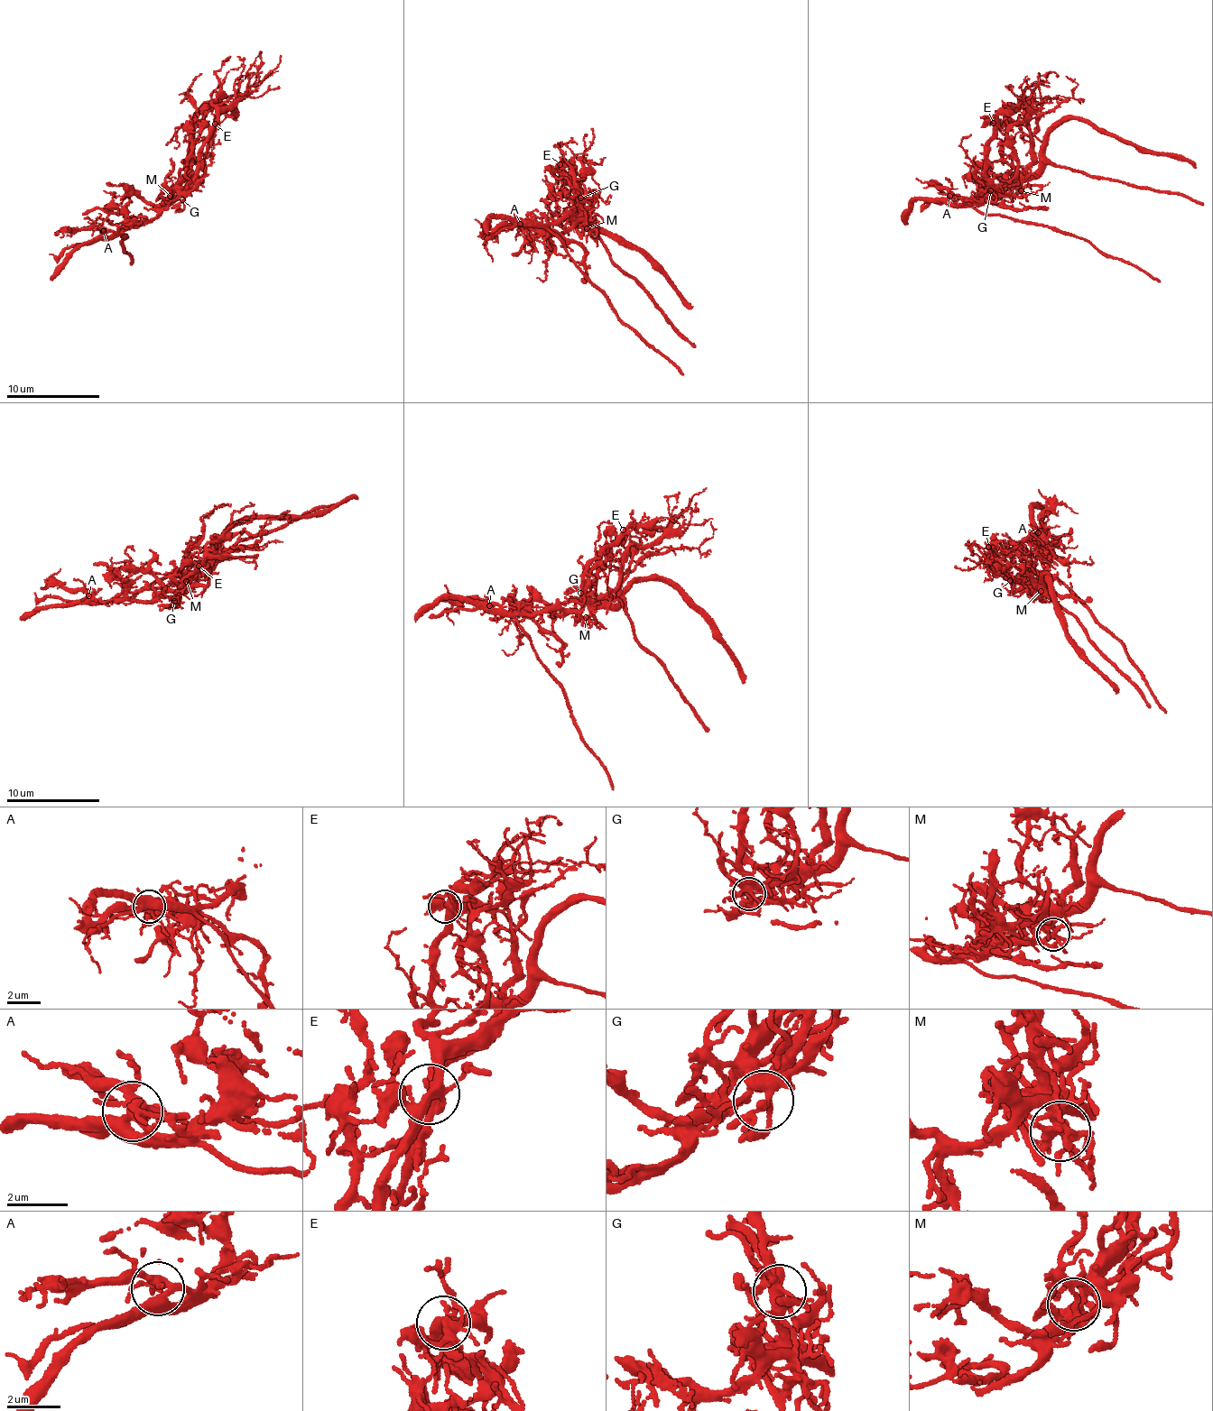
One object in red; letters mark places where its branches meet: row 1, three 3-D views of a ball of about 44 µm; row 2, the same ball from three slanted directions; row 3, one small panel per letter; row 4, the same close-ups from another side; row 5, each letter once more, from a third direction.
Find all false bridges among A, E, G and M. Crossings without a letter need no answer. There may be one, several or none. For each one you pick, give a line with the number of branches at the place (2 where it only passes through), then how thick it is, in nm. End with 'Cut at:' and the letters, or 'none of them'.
M: 8 branches meet; 300 nm thick
Cut at: M

